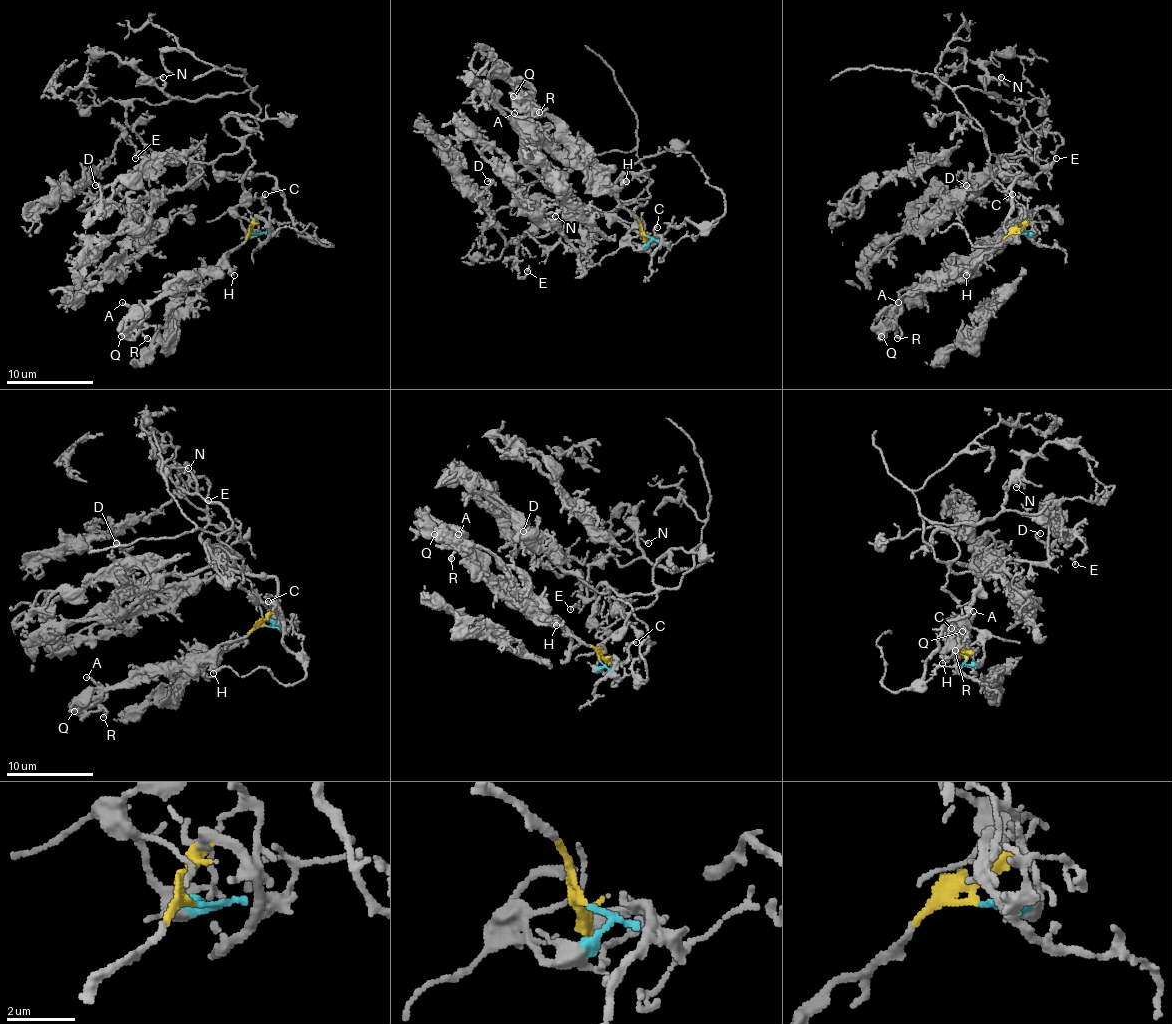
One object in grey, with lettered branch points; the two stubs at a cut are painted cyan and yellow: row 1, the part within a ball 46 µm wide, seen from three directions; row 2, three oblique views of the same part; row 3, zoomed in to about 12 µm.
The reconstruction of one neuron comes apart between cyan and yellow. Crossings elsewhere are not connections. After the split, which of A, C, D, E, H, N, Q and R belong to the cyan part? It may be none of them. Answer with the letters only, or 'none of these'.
D, E, N

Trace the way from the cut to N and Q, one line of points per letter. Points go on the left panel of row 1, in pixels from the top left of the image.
N: (253, 234), (235, 210), (253, 163), (244, 139), (257, 126), (257, 87), (179, 100), (149, 80), (164, 76)
Q: (253, 234), (216, 265), (201, 267), (186, 280), (166, 289), (131, 319), (121, 336)

